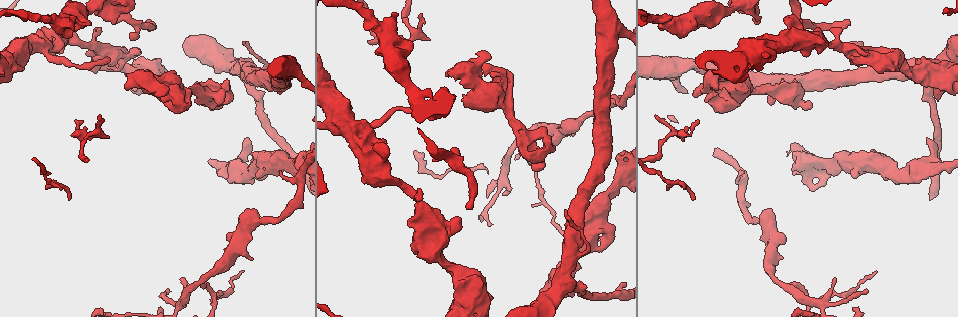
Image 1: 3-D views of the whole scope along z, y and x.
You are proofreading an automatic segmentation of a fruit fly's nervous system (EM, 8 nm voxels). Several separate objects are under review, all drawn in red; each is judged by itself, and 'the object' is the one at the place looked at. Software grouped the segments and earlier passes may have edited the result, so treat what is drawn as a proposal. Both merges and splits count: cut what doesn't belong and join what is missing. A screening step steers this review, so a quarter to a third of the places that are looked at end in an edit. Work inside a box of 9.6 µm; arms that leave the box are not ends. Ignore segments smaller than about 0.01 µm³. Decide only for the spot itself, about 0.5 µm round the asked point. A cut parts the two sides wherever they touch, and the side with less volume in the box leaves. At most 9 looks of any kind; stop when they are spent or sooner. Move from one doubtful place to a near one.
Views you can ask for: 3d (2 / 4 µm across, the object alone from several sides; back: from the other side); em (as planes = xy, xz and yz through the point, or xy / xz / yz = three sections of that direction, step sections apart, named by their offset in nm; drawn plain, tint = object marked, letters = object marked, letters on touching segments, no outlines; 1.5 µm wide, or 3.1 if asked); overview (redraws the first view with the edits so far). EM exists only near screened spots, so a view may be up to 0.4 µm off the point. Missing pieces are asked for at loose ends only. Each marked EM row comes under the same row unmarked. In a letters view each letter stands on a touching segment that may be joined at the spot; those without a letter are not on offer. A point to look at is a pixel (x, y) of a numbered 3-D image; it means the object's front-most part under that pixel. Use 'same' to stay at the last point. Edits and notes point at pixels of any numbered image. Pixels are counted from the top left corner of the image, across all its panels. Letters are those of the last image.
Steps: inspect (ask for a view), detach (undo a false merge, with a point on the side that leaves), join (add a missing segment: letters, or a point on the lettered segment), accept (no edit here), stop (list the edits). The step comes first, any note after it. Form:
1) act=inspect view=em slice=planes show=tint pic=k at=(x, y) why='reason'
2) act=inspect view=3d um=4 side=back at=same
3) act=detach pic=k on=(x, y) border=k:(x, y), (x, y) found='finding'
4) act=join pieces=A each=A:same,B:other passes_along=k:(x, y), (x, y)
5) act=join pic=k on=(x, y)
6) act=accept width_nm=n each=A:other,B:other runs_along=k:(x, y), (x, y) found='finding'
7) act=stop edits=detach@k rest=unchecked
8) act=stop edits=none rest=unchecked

act=inspect view=3d um=4 pic=1 at=(805, 28) why='a fork'

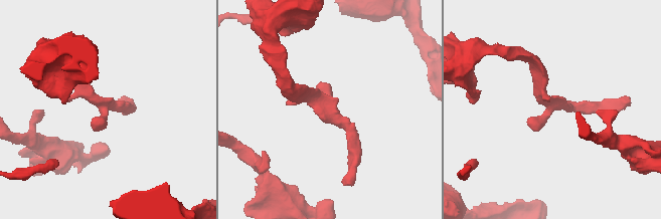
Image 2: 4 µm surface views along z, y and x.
act=inspect view=em slice=planes show=letters pic=2 at=(329, 105)

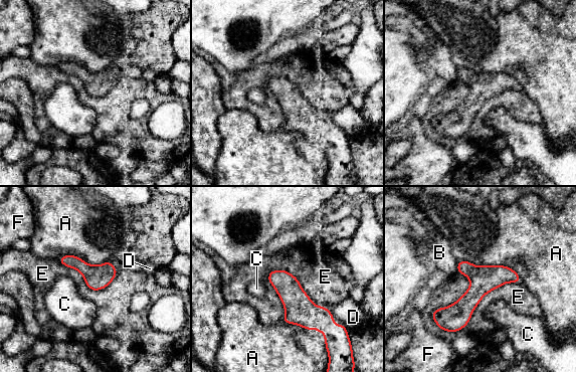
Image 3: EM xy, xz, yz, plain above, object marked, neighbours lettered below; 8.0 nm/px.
act=accept width_nm=190 each=A:other,B:other,C:other,D:other,E:other,F:other found='all the same neuron'

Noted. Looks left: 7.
act=inspect view=em slice=xz step=8 show=tint pic=1 at=(464, 97) why='branch stops here'

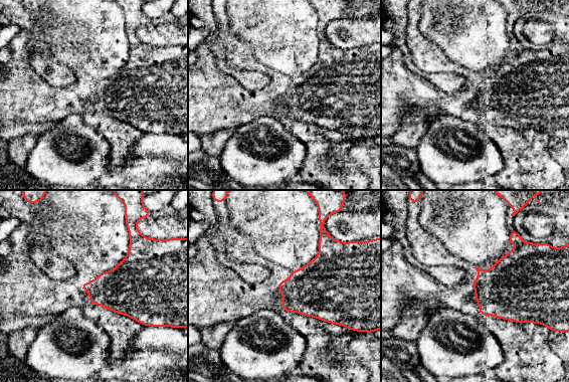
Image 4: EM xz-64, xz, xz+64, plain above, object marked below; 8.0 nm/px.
act=inspect view=em slice=planes show=letters at=same

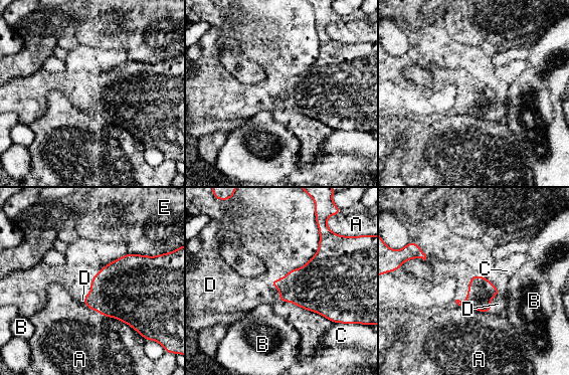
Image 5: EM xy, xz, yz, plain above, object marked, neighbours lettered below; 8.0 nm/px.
act=join pieces=D width_nm=200 each=A:other,B:other,C:other,D:same,E:other found='the neuron continues'

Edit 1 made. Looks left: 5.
act=inspect view=em slice=planes show=tint pic=1 at=(78, 120)

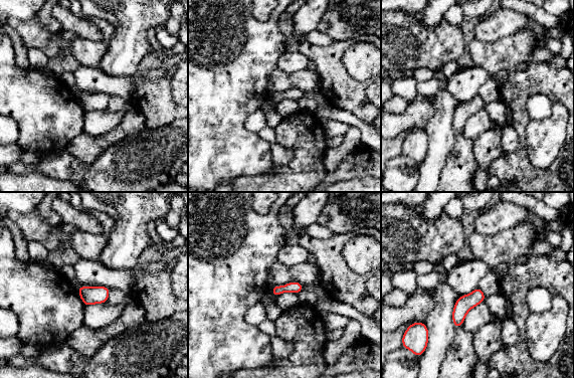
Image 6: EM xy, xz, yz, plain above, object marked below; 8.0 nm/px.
act=inspect view=em slice=planes show=letters at=same

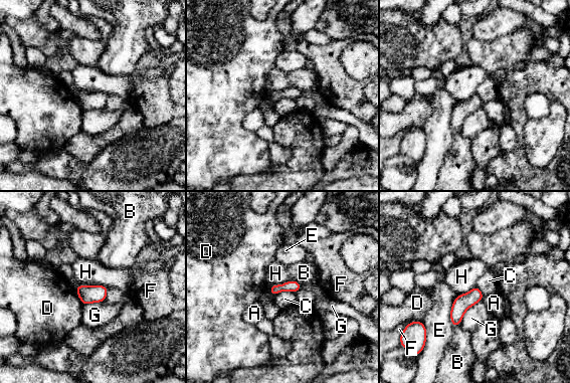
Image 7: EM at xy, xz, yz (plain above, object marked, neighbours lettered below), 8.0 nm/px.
act=accept each=A:other,B:other,C:other,D:other,E:other,F:other,G:other,H:other border=7:(295, 292), (280, 291), (273, 297) found='none of them fits'

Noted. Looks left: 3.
act=inspect view=3d um=2 pic=1 at=(394, 12) why='an open end'

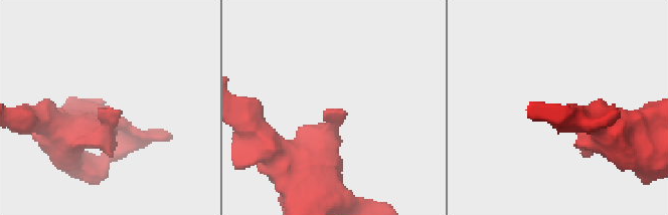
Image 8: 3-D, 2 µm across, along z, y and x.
act=inspect view=em slice=xy step=8 show=tint pic=8 at=(335, 111)

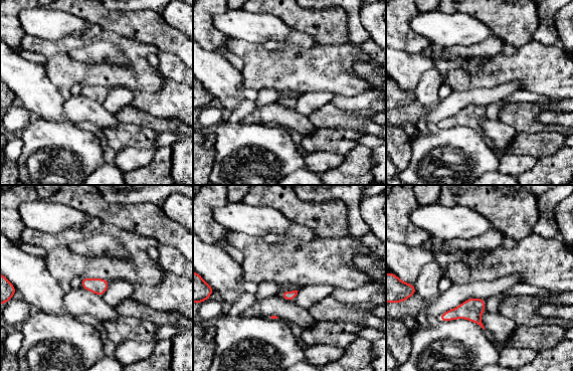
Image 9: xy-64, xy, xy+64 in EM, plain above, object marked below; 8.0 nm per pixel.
act=inspect view=em slice=planes show=letters at=same

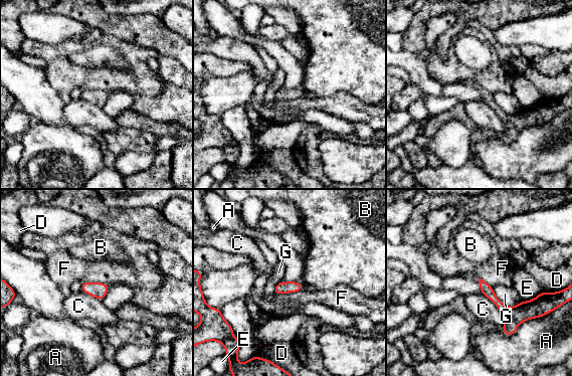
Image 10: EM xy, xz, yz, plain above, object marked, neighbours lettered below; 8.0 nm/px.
act=accept longest_contact=A:380nm each=A:other,B:other,C:other,D:other,E:other,F:other,G:other runs_along=10:(482, 283), (506, 311), (540, 297) found='no lettered segment goes on from it'

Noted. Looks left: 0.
act=stop edits=join@5 rest=unchecked

